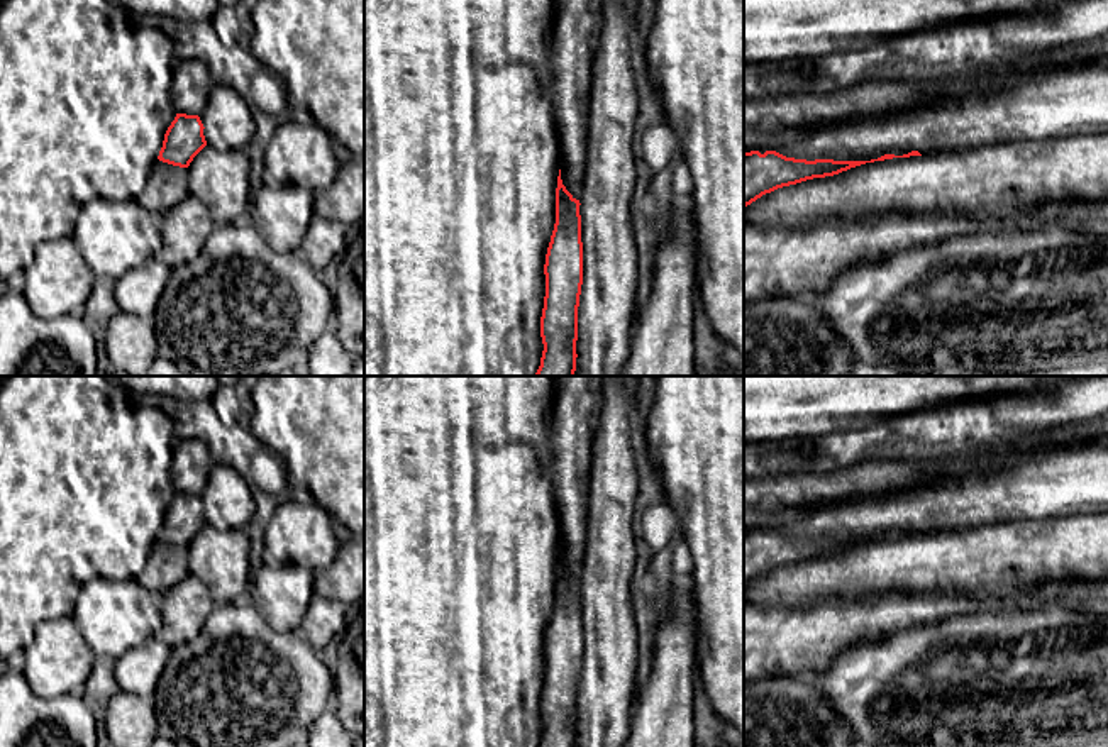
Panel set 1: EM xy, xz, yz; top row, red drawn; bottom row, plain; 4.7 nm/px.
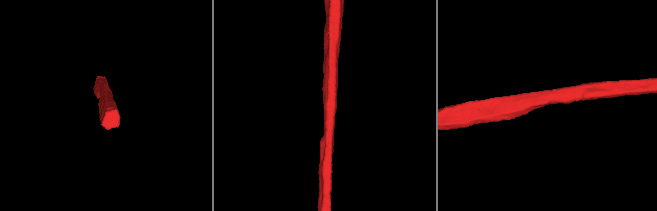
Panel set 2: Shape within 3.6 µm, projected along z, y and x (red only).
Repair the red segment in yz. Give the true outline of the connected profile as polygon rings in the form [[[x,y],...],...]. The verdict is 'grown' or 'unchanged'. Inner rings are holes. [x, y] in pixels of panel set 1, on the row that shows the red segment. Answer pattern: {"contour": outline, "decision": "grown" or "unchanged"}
{"contour": [[[927,139],[920,142],[920,147],[917,151],[911,151],[908,154],[903,154],[903,156],[884,154],[871,161],[834,161],[834,159],[806,161],[806,159],[786,158],[776,151],[766,151],[764,154],[761,154],[759,151],[744,152],[744,208],[751,205],[752,202],[756,202],[757,198],[761,198],[762,195],[771,193],[778,188],[796,185],[796,183],[813,180],[813,178],[834,176],[866,163],[884,161],[884,159],[893,159],[893,158],[939,154],[939,152],[959,152],[959,151],[967,151],[967,149],[981,147],[981,146],[988,146],[988,144],[967,144],[967,142],[959,142],[959,141],[937,142],[937,141]]], "decision": "grown"}

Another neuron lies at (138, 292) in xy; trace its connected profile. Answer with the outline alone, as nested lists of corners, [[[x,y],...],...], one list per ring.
[[[151,257],[115,281],[114,298],[125,313],[151,317],[169,274],[169,266]]]

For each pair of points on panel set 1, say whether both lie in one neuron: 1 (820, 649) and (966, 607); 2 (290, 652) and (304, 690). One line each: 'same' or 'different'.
1: same
2: same

